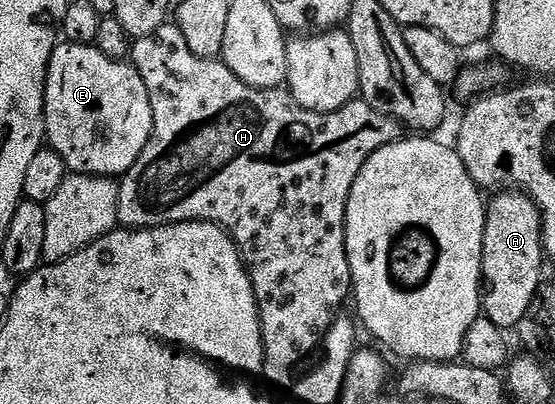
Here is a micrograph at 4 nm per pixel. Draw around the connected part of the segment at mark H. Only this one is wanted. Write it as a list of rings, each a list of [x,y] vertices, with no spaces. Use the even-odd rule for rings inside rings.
[[[168,21],[156,33],[148,37],[133,40],[130,49],[130,59],[134,68],[140,73],[144,85],[148,89],[148,97],[152,101],[152,117],[154,128],[148,145],[144,145],[144,153],[132,165],[132,169],[121,176],[118,183],[118,221],[123,228],[141,229],[143,227],[164,227],[167,223],[193,223],[205,221],[215,223],[229,233],[238,251],[242,254],[242,261],[246,264],[246,271],[250,274],[252,289],[256,293],[260,325],[262,326],[262,340],[264,341],[264,361],[262,374],[265,382],[275,383],[278,387],[289,388],[295,382],[294,370],[322,346],[322,338],[328,333],[332,321],[343,314],[346,301],[351,298],[352,284],[350,282],[350,266],[346,256],[346,210],[348,197],[352,193],[352,185],[356,177],[360,177],[360,169],[380,149],[389,143],[397,143],[403,138],[404,127],[397,119],[390,115],[372,109],[372,105],[361,101],[344,104],[340,109],[329,111],[327,115],[319,111],[304,109],[295,101],[293,95],[286,89],[273,87],[253,87],[236,77],[232,69],[223,63],[221,58],[205,59],[196,57],[192,49],[188,49],[188,41],[184,41],[184,33],[173,22]]]

